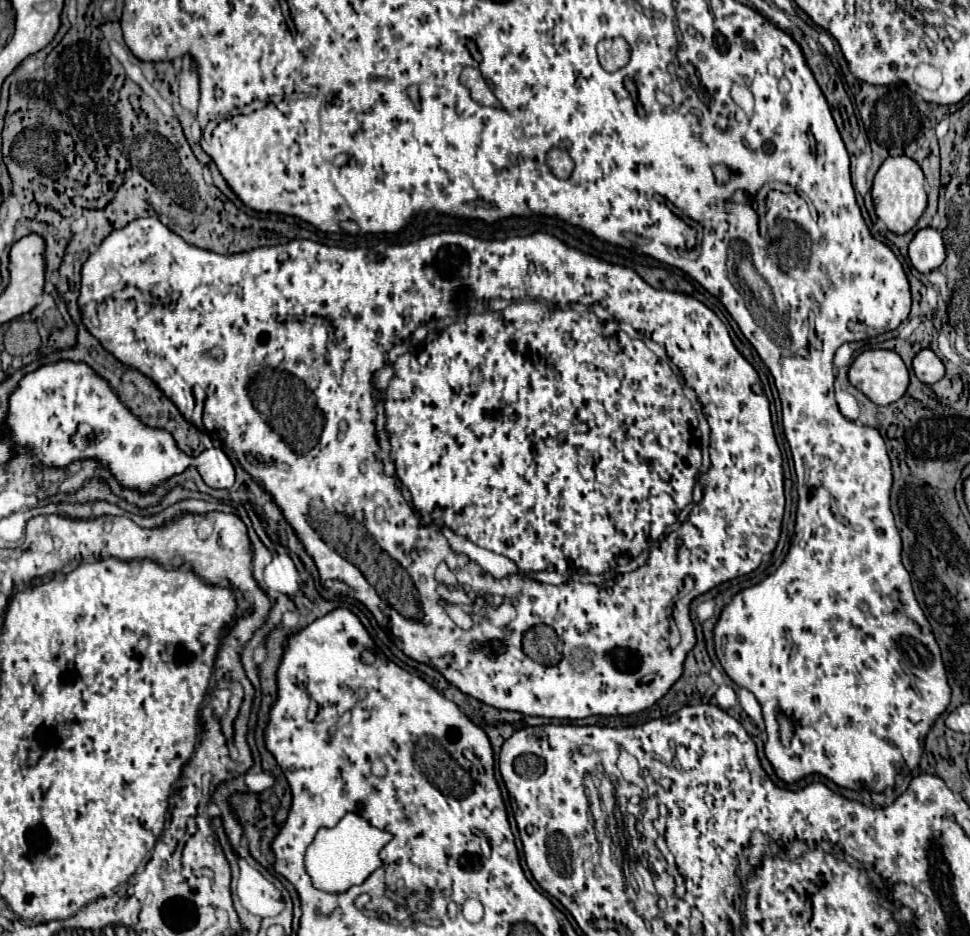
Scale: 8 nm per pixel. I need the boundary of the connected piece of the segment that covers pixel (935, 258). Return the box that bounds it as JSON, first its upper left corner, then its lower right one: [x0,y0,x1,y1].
[909,228,945,274]

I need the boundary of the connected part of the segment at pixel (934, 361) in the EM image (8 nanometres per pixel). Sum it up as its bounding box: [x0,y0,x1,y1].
[913,348,945,384]

